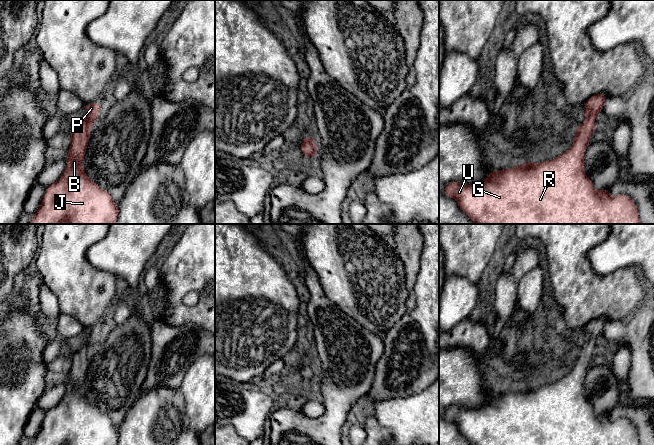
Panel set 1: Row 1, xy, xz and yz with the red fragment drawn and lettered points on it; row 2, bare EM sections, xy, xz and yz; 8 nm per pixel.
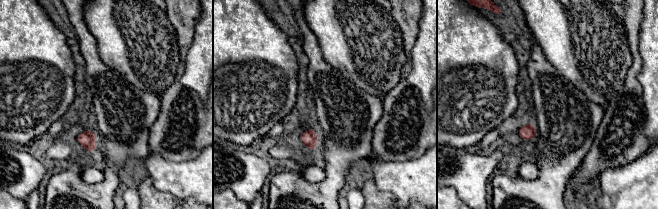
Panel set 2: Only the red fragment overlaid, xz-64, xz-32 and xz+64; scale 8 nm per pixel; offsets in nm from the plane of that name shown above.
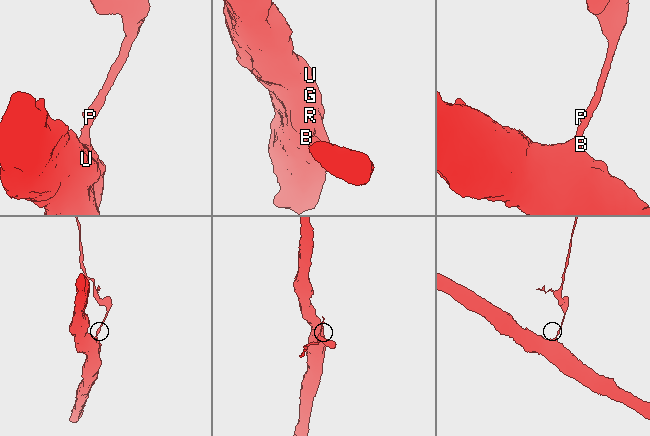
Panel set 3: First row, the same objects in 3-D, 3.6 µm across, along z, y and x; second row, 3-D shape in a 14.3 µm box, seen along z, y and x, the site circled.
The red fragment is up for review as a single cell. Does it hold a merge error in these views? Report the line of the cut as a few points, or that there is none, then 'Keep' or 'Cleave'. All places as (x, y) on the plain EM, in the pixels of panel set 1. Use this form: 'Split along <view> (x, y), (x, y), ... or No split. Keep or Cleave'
No split. Keep

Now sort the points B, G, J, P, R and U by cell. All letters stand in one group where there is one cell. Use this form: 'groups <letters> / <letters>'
groups B G J P R U

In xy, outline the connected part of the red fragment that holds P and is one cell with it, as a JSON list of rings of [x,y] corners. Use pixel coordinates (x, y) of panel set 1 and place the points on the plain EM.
[[[101,326],[86,328],[86,343],[71,356],[71,370],[66,381],[66,392],[61,401],[45,413],[41,429],[31,445],[116,445],[118,428],[111,419],[89,403],[84,395],[83,383],[90,362],[90,354],[99,338]]]

